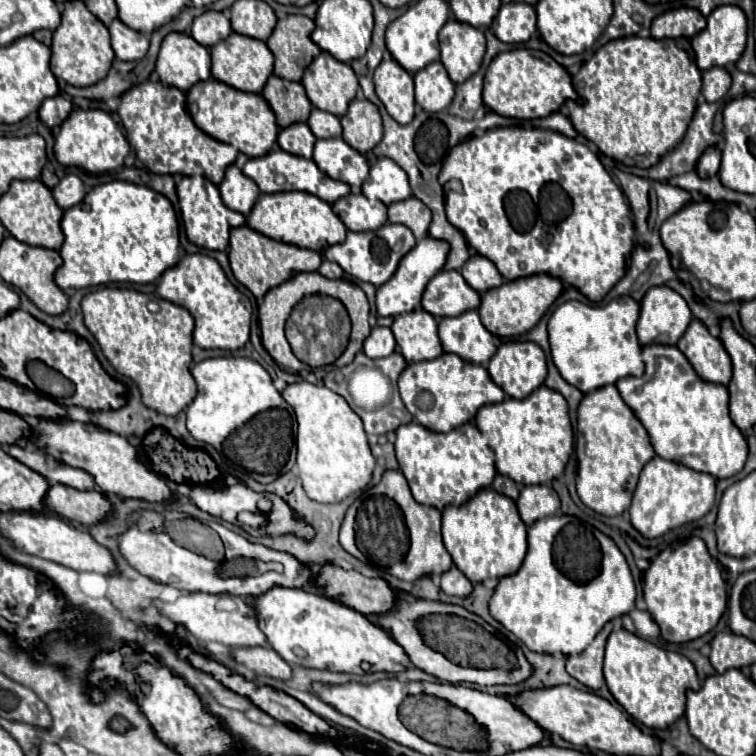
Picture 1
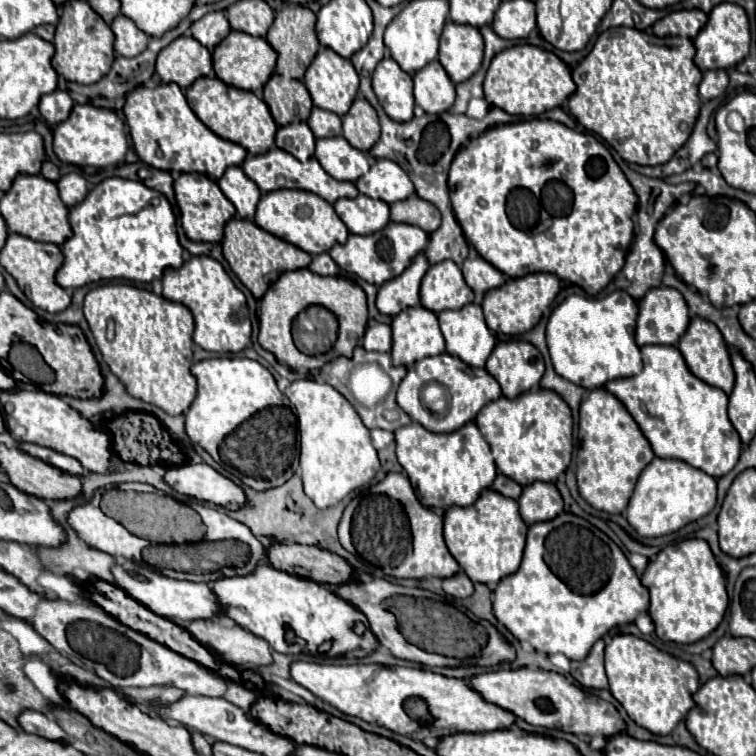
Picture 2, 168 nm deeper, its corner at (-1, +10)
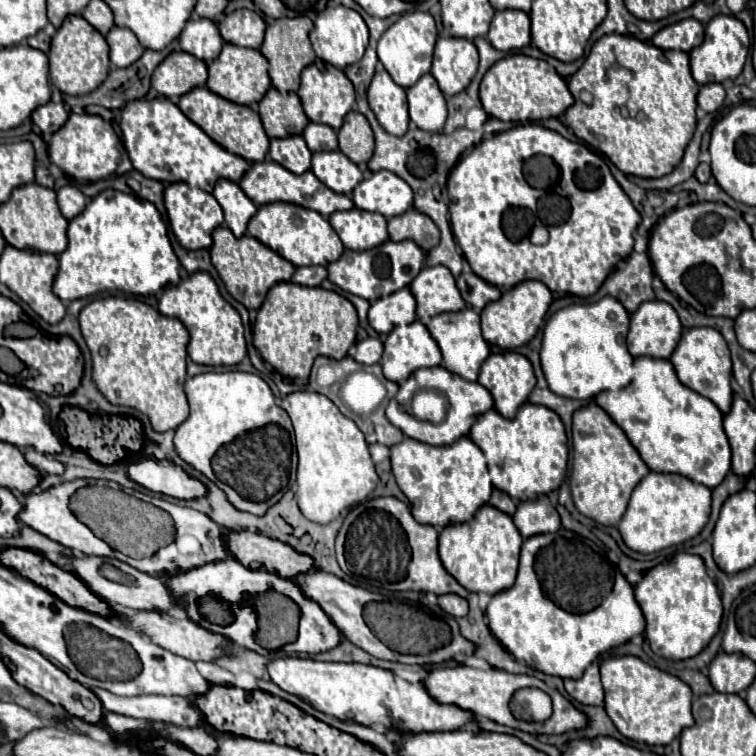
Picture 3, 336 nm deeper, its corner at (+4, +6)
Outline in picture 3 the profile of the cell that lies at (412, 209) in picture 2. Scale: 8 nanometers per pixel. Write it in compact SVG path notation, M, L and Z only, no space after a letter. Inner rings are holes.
M411 207L403 215L389 219L389 239L391 241L403 241L413 239L423 253L433 249L439 243L439 229L437 225L421 211Z

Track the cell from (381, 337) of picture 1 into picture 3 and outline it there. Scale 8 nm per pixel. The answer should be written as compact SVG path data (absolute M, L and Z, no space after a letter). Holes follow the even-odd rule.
M367 337L357 343L357 353L355 353L357 363L373 365L373 363L381 361L381 355L383 355L383 343L379 339Z

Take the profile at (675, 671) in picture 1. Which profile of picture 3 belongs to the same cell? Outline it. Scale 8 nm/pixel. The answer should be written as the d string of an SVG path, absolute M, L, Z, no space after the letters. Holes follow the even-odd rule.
M635 655L607 657L601 663L605 709L615 727L627 739L647 745L669 745L685 727L691 727L691 687L679 677L651 667Z

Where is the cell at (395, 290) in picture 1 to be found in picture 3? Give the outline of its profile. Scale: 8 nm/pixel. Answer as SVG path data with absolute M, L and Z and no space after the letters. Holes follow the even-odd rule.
M409 287L381 297L369 307L369 325L377 333L389 333L393 327L415 321L415 297Z

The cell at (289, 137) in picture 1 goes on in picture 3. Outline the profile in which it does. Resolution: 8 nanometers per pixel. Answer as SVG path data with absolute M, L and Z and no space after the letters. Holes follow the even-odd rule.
M291 135L285 139L271 139L269 157L297 175L305 173L311 167L311 151L305 145L305 139L301 135Z

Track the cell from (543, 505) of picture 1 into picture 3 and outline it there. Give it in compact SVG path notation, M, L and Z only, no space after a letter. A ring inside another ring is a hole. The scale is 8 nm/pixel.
M545 495L533 501L519 501L513 521L523 537L531 537L539 533L555 533L561 527L559 513Z

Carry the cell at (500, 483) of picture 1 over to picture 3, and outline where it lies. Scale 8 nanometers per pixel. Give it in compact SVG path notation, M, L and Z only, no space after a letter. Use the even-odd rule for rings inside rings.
M493 489L491 499L489 499L489 505L497 507L499 511L503 511L507 515L513 515L515 513L515 501L505 491L499 491L499 489Z

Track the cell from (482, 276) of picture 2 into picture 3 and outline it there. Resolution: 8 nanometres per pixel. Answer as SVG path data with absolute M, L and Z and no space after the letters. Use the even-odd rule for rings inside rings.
M473 271L471 273L461 273L457 277L457 287L459 287L463 299L477 311L481 311L487 303L497 301L501 297L501 291L495 285L487 283L479 275L475 275Z

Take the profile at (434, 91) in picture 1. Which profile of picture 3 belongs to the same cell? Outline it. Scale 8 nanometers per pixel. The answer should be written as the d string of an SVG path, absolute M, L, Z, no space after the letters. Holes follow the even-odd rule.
M427 73L407 89L409 117L423 131L441 131L447 119L447 101L437 79Z

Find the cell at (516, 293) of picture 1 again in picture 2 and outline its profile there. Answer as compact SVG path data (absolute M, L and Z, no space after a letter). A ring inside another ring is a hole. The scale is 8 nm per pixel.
M530 273L526 277L508 279L506 285L492 289L490 293L484 295L482 309L484 309L488 329L494 333L510 335L510 337L530 331L542 319L544 311L550 309L558 291L560 291L560 279L554 277L552 273Z

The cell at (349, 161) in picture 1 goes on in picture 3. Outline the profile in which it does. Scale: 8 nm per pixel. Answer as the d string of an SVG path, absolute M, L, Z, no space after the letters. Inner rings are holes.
M341 151L329 153L313 153L313 167L311 171L335 193L349 195L353 187L363 179L359 167L345 157Z

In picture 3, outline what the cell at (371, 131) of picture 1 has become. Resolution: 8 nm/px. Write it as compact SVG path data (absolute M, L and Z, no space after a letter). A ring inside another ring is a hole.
M359 111L345 115L343 127L339 129L339 151L345 153L353 163L369 161L375 149L375 139L369 121Z

